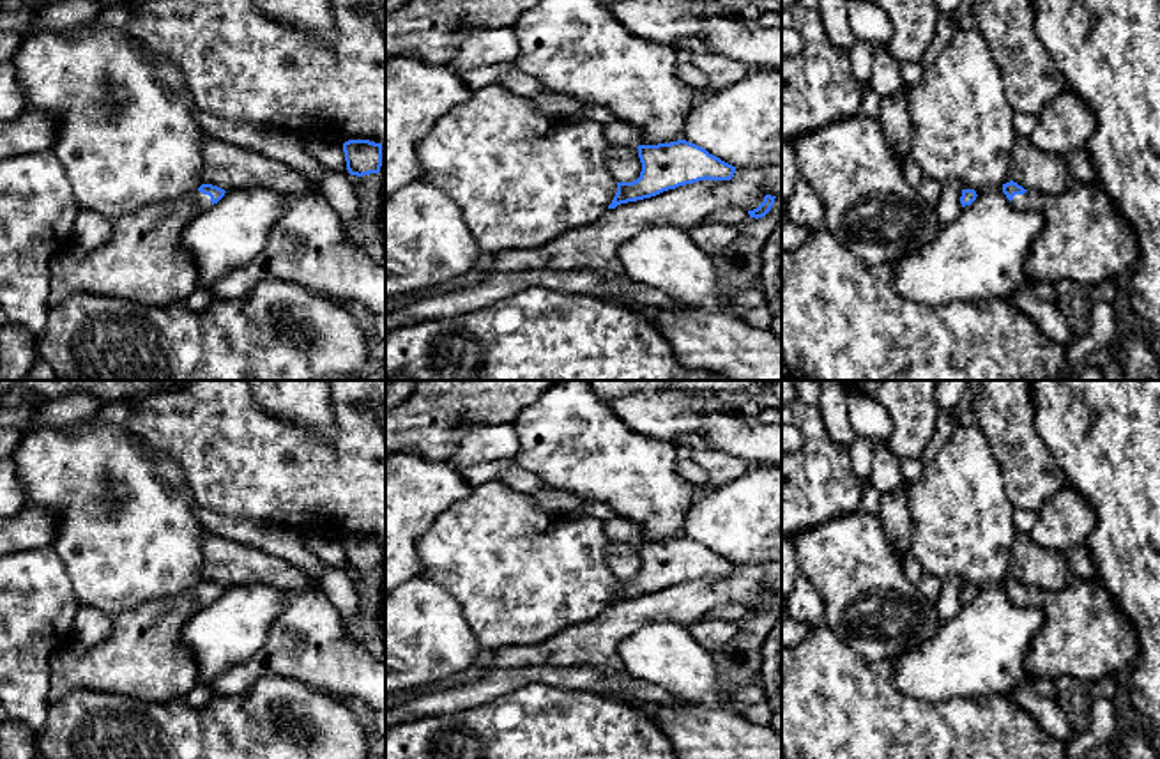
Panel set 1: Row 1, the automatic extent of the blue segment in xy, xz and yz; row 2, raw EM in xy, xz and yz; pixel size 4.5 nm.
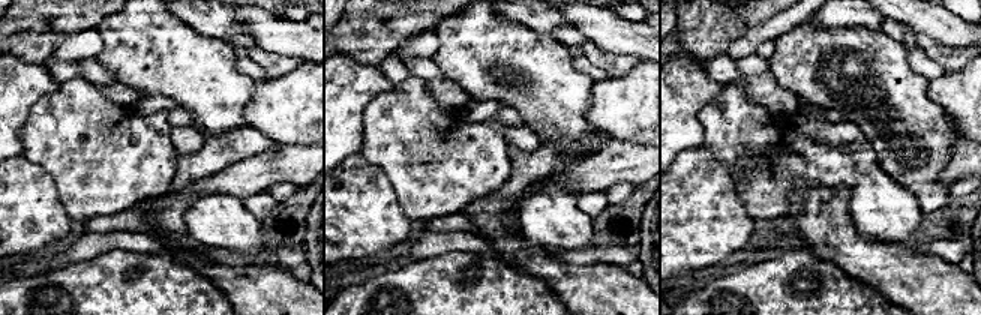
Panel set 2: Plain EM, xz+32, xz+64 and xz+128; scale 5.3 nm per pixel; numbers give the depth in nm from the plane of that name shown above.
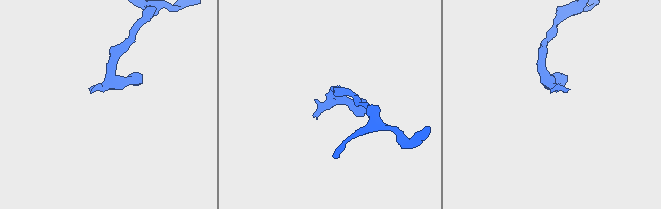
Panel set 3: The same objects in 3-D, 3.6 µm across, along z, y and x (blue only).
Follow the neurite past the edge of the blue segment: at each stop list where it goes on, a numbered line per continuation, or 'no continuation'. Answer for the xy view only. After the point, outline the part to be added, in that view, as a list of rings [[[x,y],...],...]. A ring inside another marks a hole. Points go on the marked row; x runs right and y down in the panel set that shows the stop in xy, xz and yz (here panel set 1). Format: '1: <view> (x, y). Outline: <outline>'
1: xy (145, 260). Outline: [[[195,191],[115,219],[110,241],[94,251],[69,244],[51,262],[48,304],[76,294],[147,306],[184,303],[200,287],[200,276],[182,232],[210,205],[209,195]]]

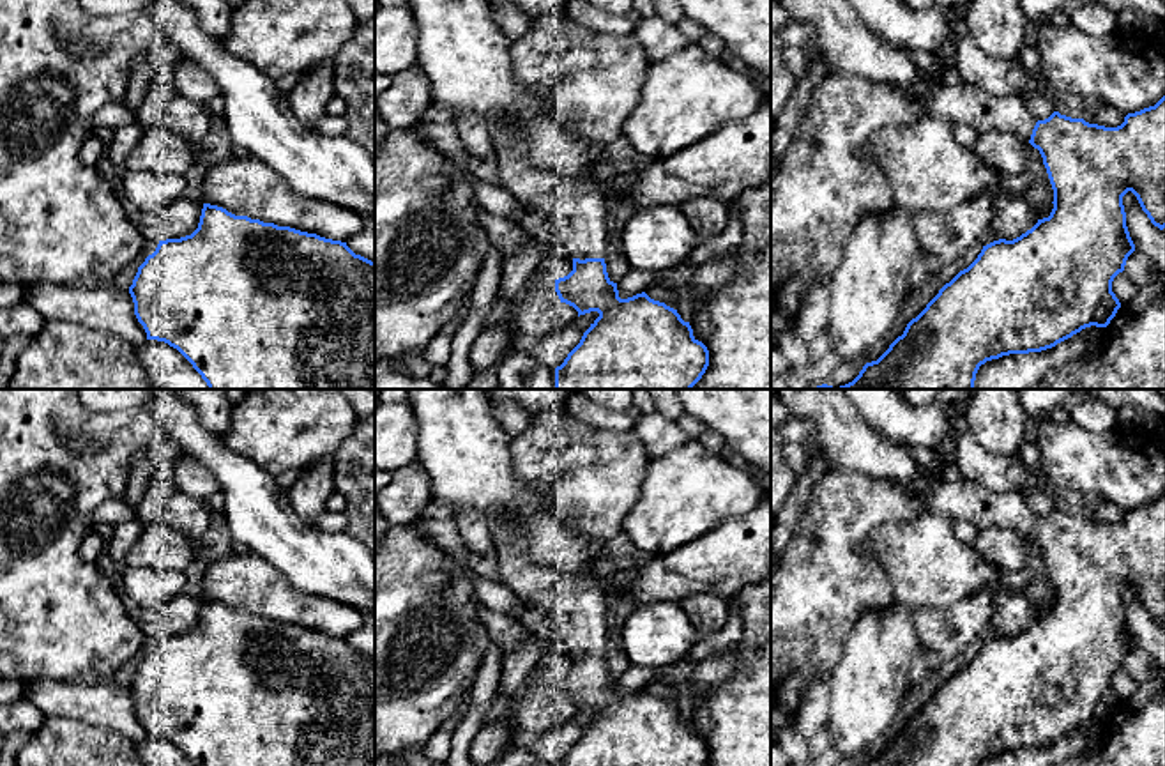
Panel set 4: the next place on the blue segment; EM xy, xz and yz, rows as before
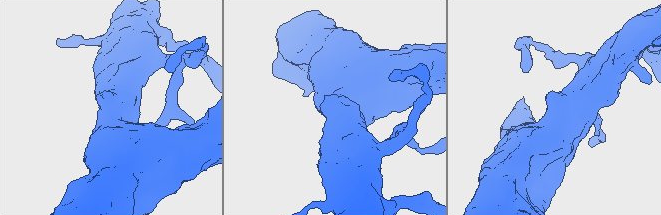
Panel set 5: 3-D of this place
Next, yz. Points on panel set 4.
1: yz (847, 45). Outline: [[[780,0],[790,19],[815,27],[815,53],[820,55],[829,73],[845,73],[873,83],[891,85],[914,99],[926,103],[926,113],[949,124],[963,124],[978,133],[1008,131],[1031,140],[1036,119],[1029,113],[1020,96],[992,96],[974,85],[949,85],[921,71],[902,50],[882,42],[859,18],[847,0]]]

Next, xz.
1: xz (575, 213). Outline: [[[502,119],[490,127],[500,188],[539,209],[567,258],[603,258],[608,251],[605,195],[589,188],[589,170],[560,173],[530,165],[527,134]]]

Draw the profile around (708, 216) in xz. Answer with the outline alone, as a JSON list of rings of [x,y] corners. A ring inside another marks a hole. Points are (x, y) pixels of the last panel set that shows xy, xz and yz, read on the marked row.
[[[695,196],[679,205],[700,244],[716,239],[727,226],[730,205],[714,196]]]

